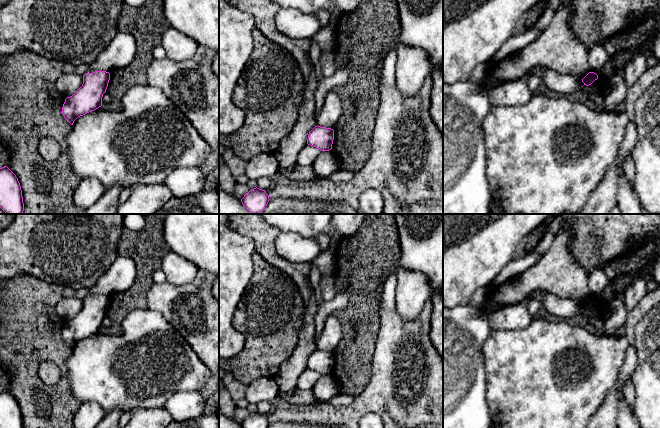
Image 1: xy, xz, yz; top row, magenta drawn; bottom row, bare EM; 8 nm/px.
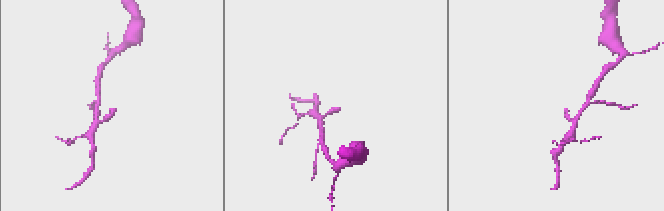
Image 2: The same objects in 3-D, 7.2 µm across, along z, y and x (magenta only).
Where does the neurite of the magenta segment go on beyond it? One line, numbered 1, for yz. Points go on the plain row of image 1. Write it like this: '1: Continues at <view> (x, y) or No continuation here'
1: No continuation here

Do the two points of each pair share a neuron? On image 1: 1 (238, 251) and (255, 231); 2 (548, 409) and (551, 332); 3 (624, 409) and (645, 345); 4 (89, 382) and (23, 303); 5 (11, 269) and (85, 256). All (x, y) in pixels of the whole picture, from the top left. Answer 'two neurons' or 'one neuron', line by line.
1: two neurons
2: one neuron
3: two neurons
4: two neurons
5: one neuron

